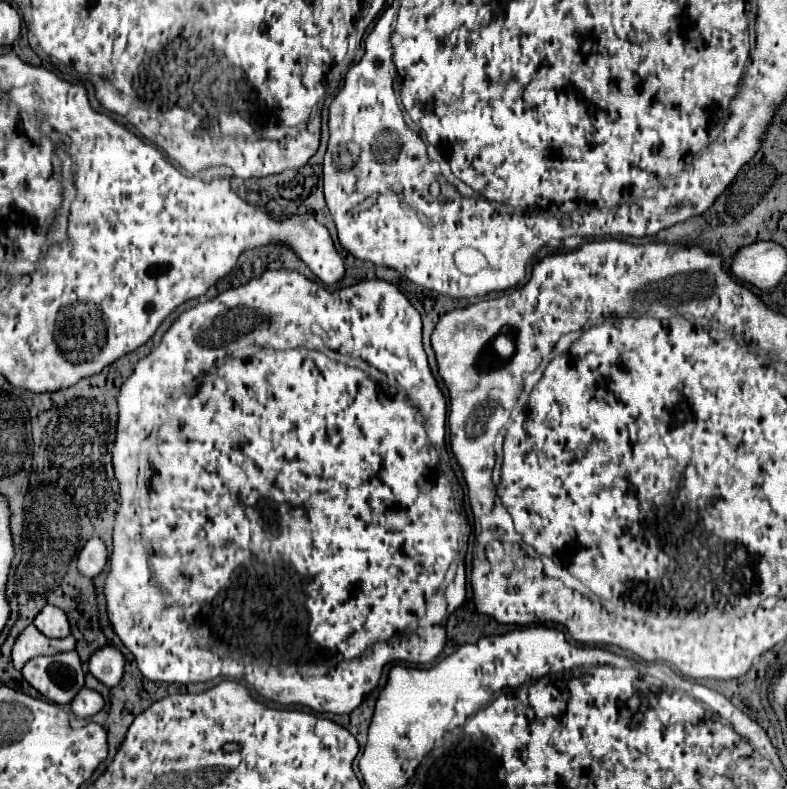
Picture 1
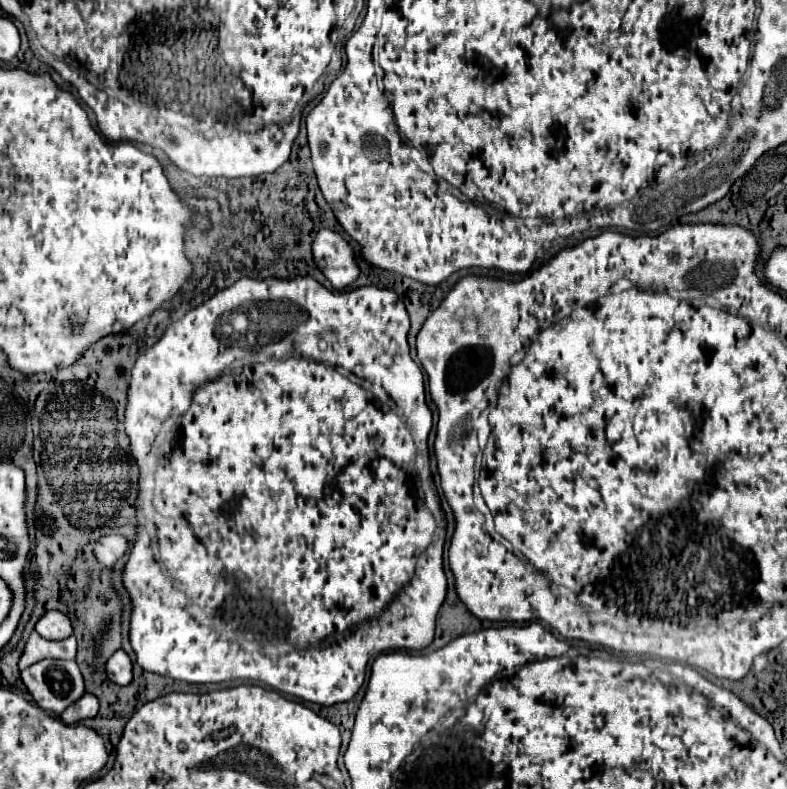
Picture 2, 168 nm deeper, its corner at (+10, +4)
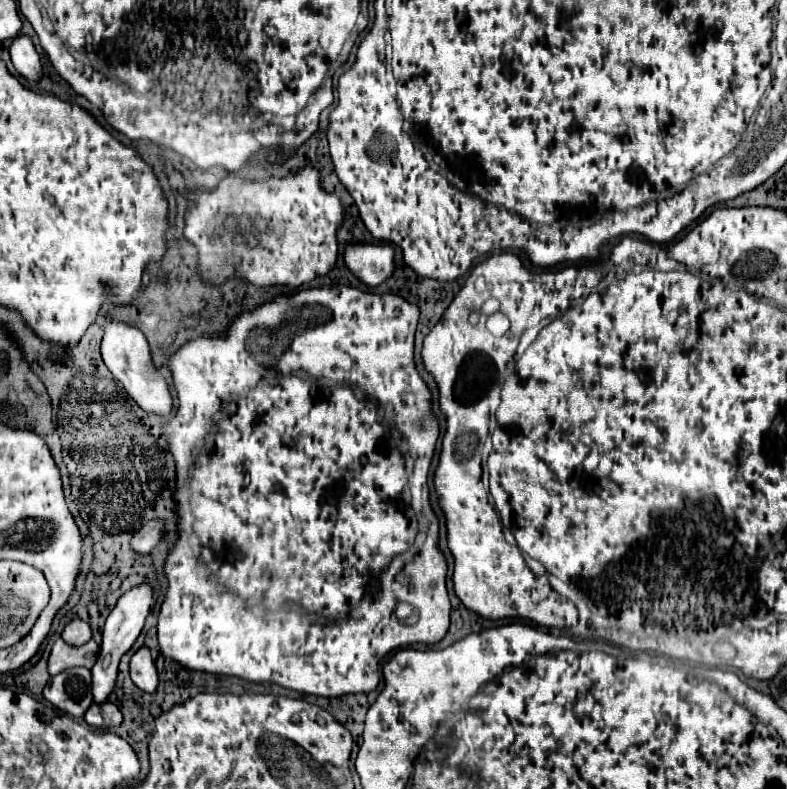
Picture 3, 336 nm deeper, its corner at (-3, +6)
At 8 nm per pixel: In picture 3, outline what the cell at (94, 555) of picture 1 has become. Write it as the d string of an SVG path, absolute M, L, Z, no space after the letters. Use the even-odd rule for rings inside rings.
M151 520L141 530L137 530L133 534L131 548L135 552L139 552L139 554L149 554L157 546L157 542L161 540L161 536L163 536L163 522Z

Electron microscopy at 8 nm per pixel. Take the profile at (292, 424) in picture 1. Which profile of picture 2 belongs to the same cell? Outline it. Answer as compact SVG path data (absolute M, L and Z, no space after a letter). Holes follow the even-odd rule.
M296 276L292 280L244 278L238 280L234 286L220 290L202 306L190 310L184 318L172 322L166 328L164 336L158 340L158 344L154 344L146 354L138 358L132 370L132 388L128 392L126 406L126 432L132 442L132 454L136 456L136 463L140 466L136 499L138 540L124 568L124 586L130 592L134 604L130 622L130 644L136 652L136 662L146 672L196 684L224 680L258 680L282 695L294 694L291 697L296 696L303 702L332 706L338 702L348 702L360 690L360 686L364 684L366 664L378 654L388 650L418 652L432 642L436 614L446 596L446 576L442 570L444 540L432 538L436 530L436 520L426 510L422 492L416 490L414 494L414 456L416 448L418 456L420 452L422 456L428 456L426 445L433 426L433 417L430 408L426 406L424 376L416 362L410 358L410 348L406 340L408 328L410 320L406 306L392 290L364 286L348 292L330 292L310 276ZM353 377L357 378L356 382L360 386L354 384ZM363 380L370 386L382 386L382 390L388 394L388 398L396 402L398 412L406 420L402 420L396 412L384 406L370 390L362 388ZM172 410L184 414L176 424L172 424L176 426L172 430L174 434L158 452L158 456L162 456L164 460L158 464L156 476L154 468L154 472L148 472L144 478L144 456L151 450L156 434L160 432L164 420L170 416ZM150 487L156 487L154 497L148 495ZM150 502L152 510L146 510ZM136 578L146 580L136 582ZM394 604L396 612L390 610Z

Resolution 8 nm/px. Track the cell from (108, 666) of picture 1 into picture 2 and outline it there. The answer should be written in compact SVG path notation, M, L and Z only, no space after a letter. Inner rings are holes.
M118 650L108 662L106 662L106 674L112 682L120 686L128 686L132 682L132 660L124 650Z

